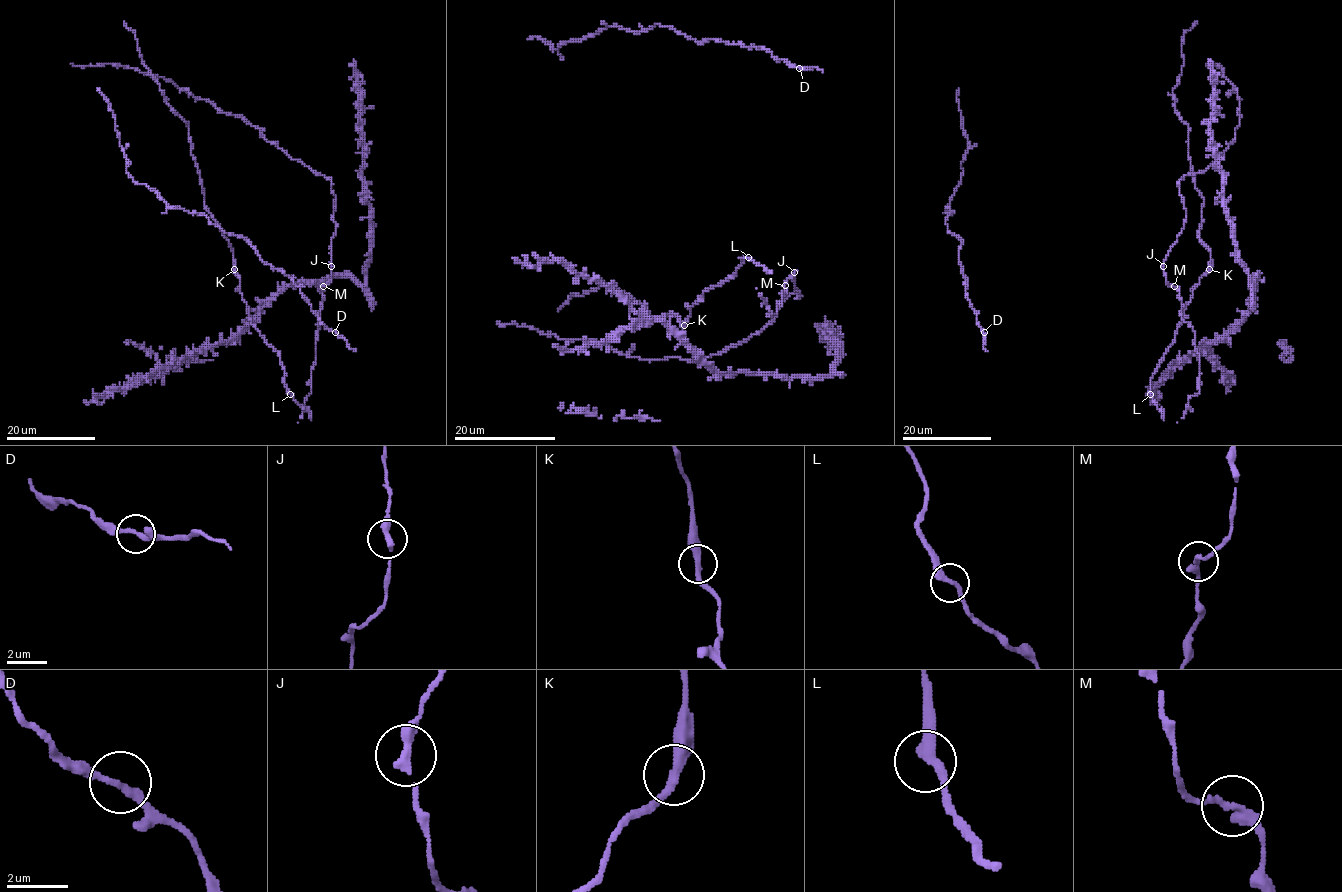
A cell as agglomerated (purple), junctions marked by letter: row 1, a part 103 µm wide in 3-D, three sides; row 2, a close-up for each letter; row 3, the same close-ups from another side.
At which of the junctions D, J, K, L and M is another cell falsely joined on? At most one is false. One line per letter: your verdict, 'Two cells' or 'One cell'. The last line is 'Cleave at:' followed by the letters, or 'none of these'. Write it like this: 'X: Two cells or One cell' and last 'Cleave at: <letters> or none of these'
D: One cell
J: One cell
K: One cell
L: One cell
M: One cell
Cleave at: none of these

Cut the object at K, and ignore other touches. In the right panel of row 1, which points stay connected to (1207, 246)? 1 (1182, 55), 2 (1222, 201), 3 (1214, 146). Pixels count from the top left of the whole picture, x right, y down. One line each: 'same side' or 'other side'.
1: same side
2: other side
3: other side

